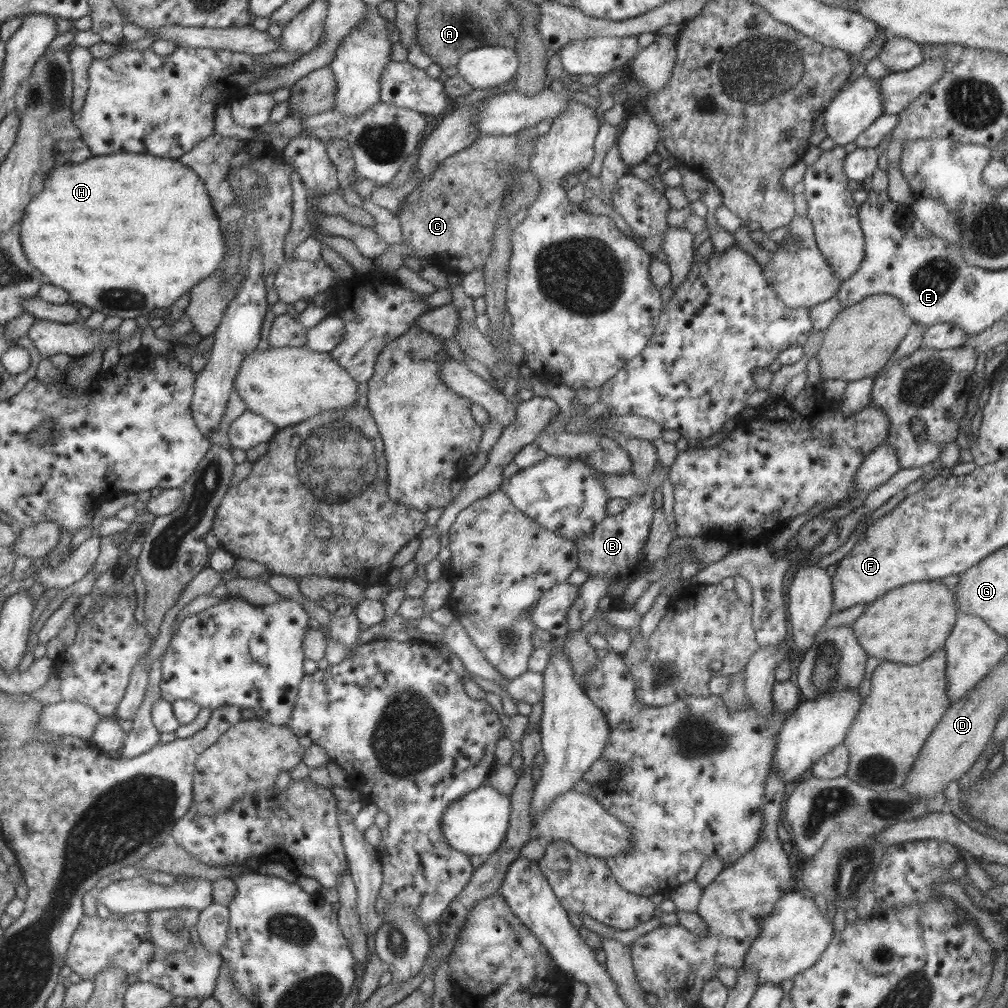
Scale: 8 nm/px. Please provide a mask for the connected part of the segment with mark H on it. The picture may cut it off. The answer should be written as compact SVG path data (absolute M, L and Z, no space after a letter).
M119 153L107 156L89 156L79 163L61 163L47 171L42 189L30 198L24 208L19 223L19 242L28 264L37 269L49 284L65 289L70 303L84 305L105 316L118 316L121 319L148 315L153 308L169 308L173 301L189 291L208 274L211 274L222 259L225 236L219 228L219 221L208 199L203 182L186 166L175 159L155 157L149 154Z

